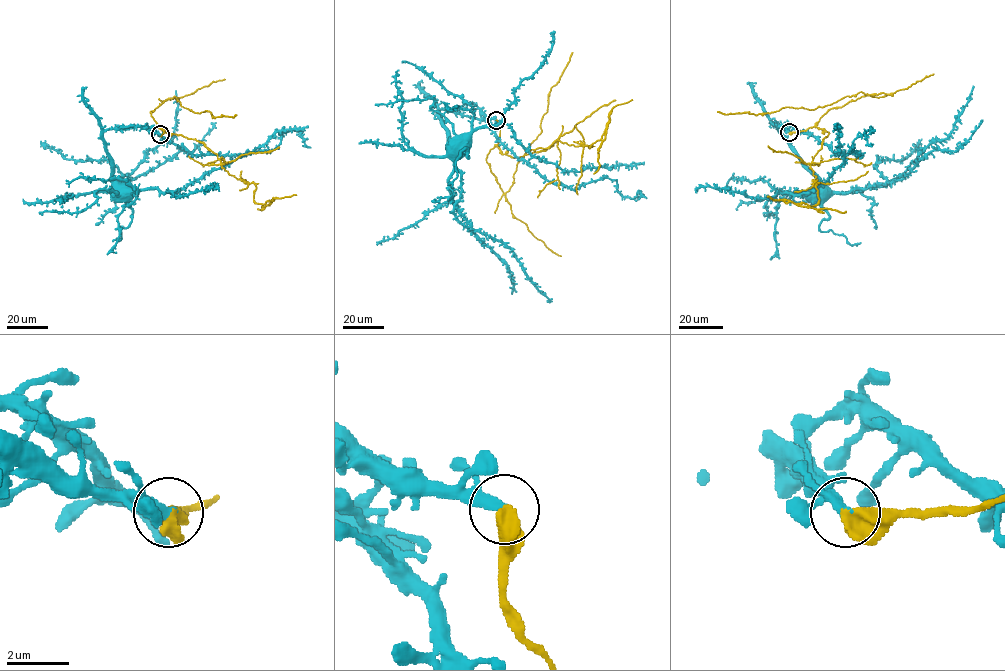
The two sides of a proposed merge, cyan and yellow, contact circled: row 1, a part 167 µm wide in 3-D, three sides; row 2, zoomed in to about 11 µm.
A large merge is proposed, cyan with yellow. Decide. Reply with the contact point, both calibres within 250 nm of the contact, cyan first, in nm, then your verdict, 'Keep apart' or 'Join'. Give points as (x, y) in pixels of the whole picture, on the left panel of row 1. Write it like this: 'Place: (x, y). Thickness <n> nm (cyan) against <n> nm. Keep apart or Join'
Place: (160, 134). Thickness 360 nm (cyan) against 600 nm. Keep apart

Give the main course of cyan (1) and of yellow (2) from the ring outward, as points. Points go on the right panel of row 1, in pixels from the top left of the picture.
1: (789, 132), (785, 128), (789, 124), (778, 128), (789, 147), (814, 177), (817, 186), (814, 191)
2: (789, 132), (806, 130), (831, 108), (866, 94), (859, 92), (814, 109), (786, 107), (755, 115), (717, 111)

